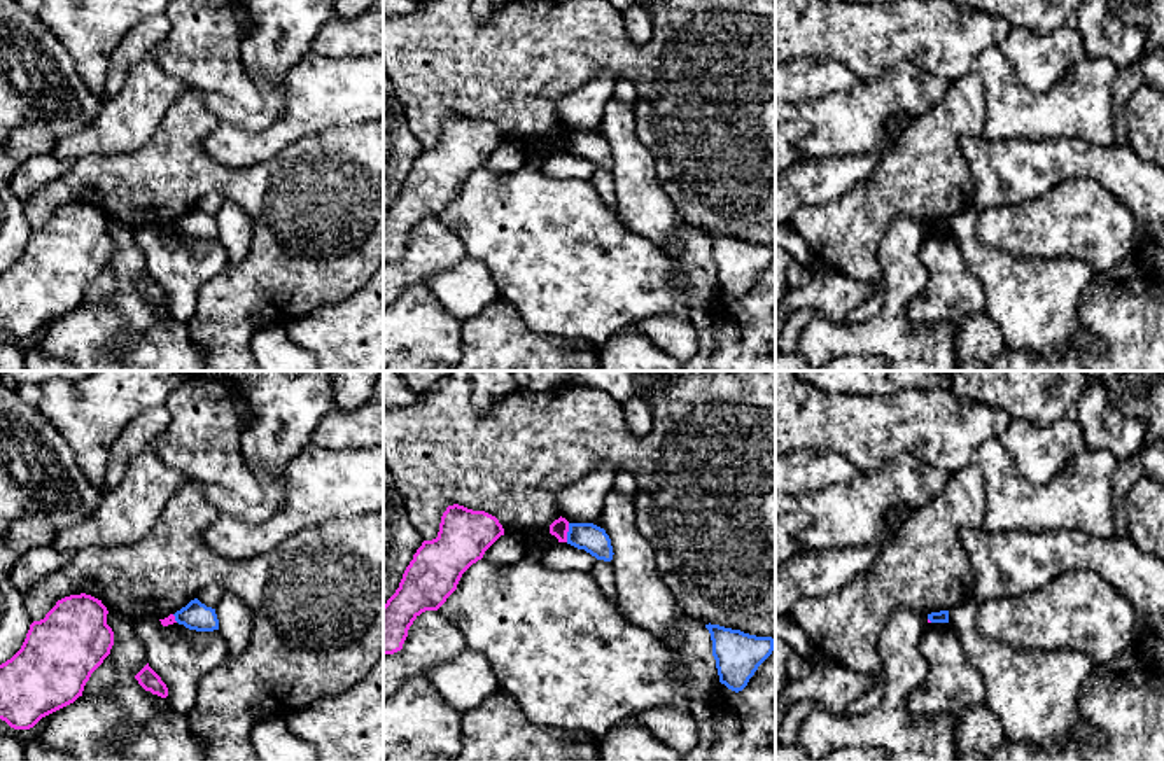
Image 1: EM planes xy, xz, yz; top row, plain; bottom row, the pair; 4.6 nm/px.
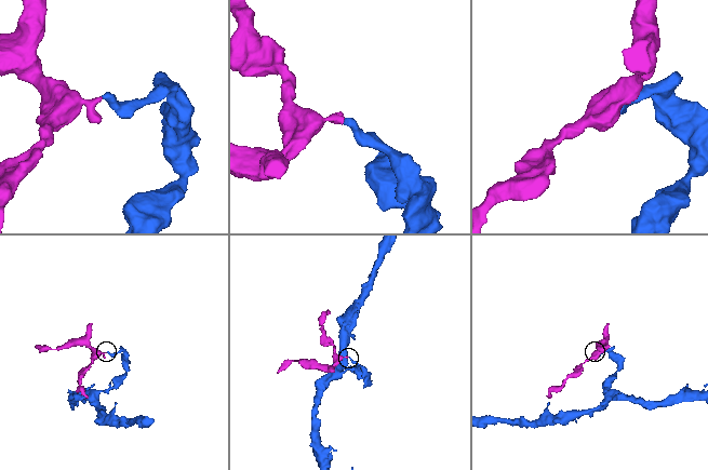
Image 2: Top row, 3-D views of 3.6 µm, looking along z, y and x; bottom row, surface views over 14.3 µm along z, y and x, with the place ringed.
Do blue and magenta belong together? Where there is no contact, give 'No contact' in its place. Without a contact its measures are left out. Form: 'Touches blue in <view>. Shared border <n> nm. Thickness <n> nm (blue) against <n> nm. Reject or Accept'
Touches blue in xz. Shared border 90 nm. Thickness 130 nm (blue) against 80 nm. Reject

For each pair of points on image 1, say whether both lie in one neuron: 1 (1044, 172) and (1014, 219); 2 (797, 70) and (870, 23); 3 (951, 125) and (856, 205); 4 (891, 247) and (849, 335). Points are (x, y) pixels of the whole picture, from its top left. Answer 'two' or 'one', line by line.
1: two
2: two
3: one
4: one

